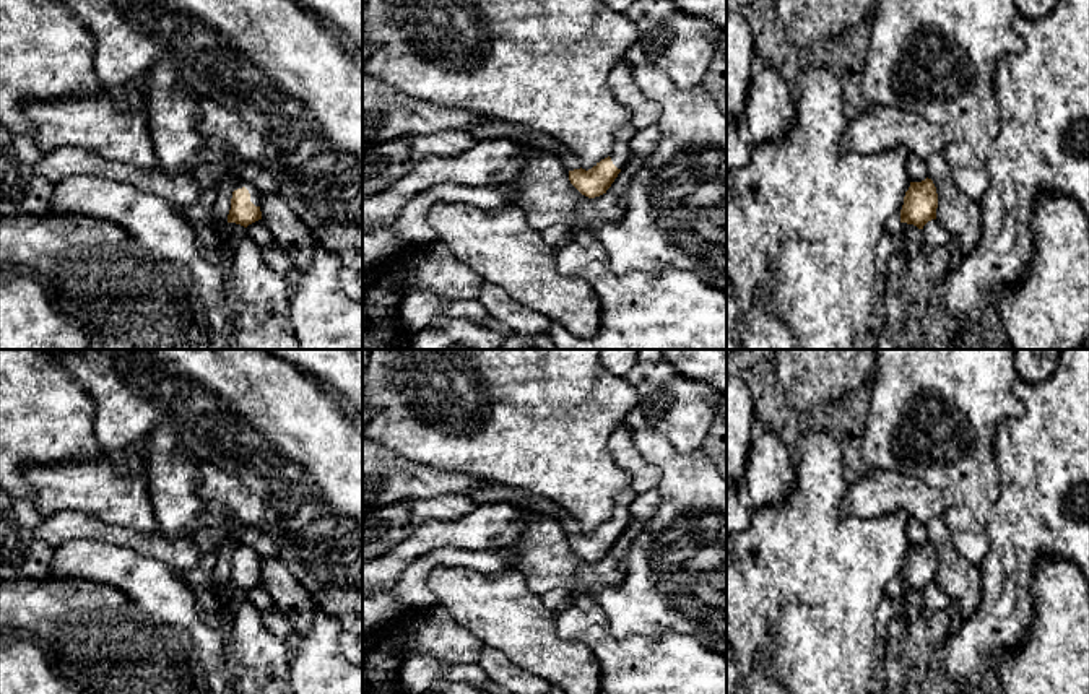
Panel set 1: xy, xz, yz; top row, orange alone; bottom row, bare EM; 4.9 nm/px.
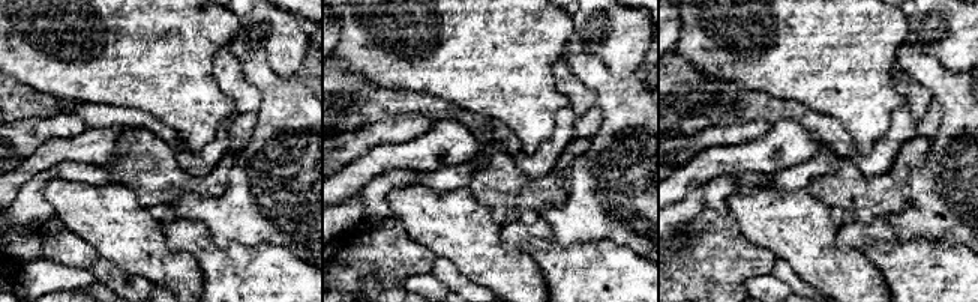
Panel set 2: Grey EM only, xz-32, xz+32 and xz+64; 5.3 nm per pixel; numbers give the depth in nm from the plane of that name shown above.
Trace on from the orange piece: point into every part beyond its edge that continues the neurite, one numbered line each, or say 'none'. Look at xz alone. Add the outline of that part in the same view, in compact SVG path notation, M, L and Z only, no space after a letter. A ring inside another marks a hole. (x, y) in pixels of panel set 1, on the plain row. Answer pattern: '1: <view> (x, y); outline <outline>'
1: xz (620, 519); outline M629 486L618 492L614 499L614 509L611 514L611 525L618 533L623 533L631 523L631 504L636 497L634 489Z
2: xz (569, 525); outline M561 507L558 509L558 515L554 517L562 530L567 533L567 535L574 535L574 533L580 533L580 525L579 522L575 522L566 510L562 510Z

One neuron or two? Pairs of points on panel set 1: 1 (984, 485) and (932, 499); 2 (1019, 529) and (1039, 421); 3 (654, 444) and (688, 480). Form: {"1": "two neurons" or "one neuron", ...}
{"1": "two neurons", "2": "one neuron", "3": "one neuron"}

